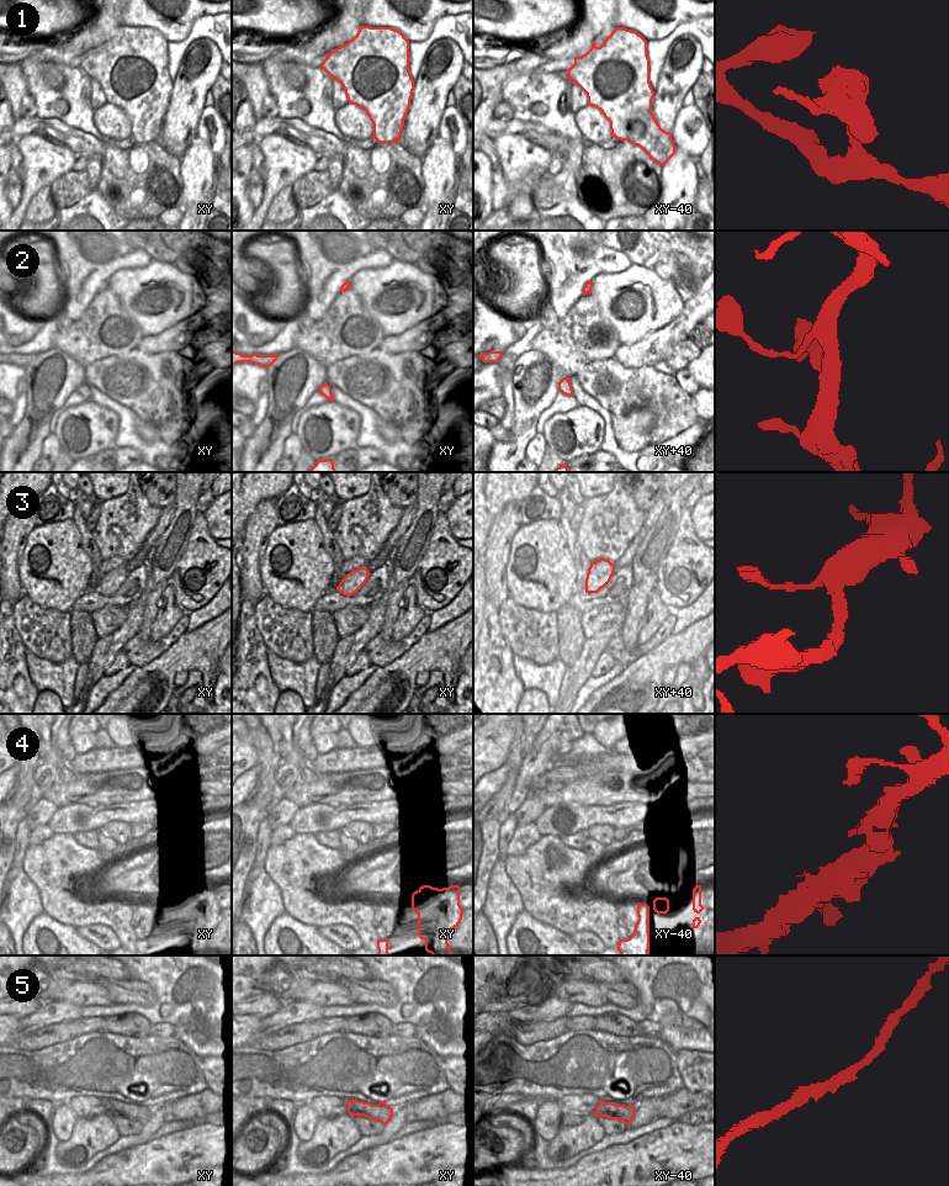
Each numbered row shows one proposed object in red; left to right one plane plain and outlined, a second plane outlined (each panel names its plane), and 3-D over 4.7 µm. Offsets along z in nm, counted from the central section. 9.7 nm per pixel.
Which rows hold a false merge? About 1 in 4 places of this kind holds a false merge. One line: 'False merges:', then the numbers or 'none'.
False merges: 1

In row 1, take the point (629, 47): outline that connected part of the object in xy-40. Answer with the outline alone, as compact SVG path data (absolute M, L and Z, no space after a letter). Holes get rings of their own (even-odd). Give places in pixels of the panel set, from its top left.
M616 27L600 47L592 43L592 48L585 54L576 57L574 64L567 73L599 70L604 63L615 62L616 59L631 70L630 83L632 88L624 88L606 99L622 105L626 112L625 127L627 133L620 141L629 141L630 131L633 128L630 123L635 120L635 115L645 107L651 110L654 97L650 83L647 41L636 31Z

